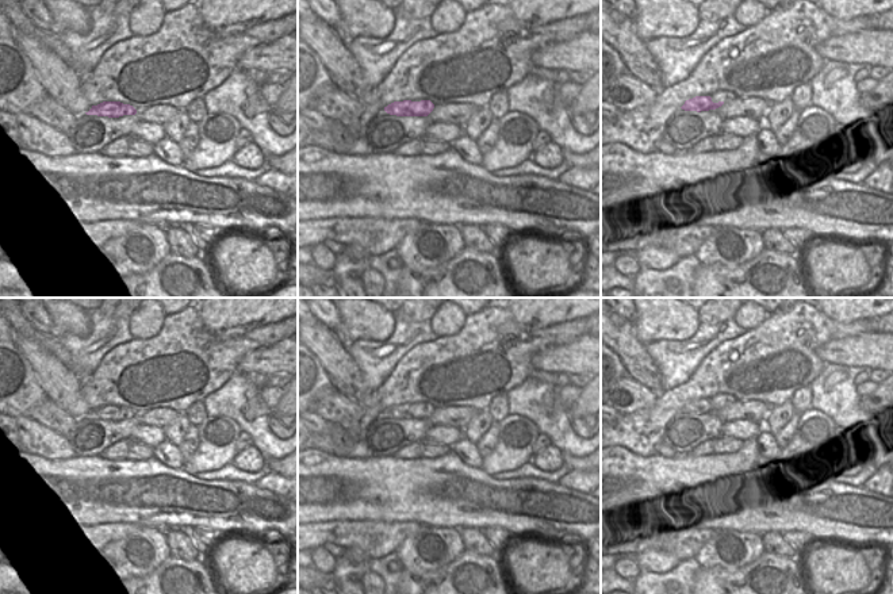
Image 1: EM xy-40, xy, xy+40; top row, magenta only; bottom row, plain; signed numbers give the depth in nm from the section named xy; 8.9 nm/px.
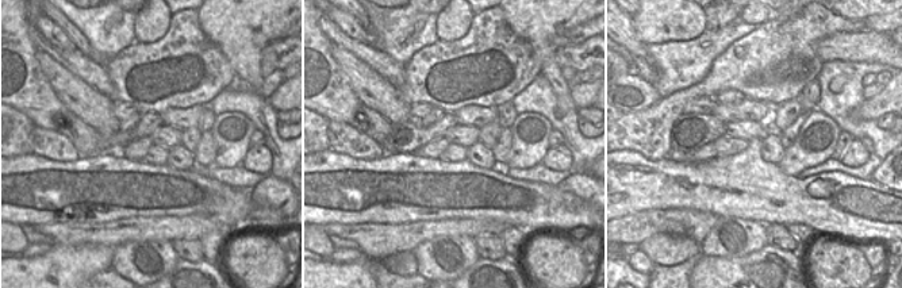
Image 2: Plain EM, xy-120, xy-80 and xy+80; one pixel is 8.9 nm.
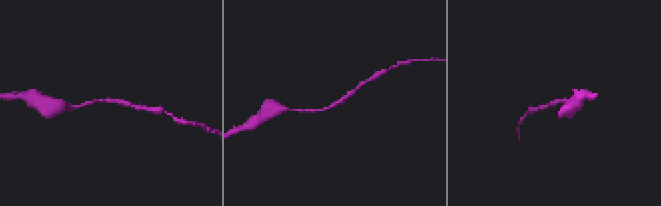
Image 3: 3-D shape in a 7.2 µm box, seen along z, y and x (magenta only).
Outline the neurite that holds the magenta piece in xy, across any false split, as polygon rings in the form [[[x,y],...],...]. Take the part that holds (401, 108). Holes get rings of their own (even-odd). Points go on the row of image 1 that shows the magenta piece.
[[[430,100],[421,101],[394,101],[384,107],[384,111],[390,115],[396,116],[428,116],[434,108],[434,104]]]

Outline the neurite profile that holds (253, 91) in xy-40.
[[[250,77],[248,78],[246,95],[253,115],[260,115],[262,111],[267,111],[268,114],[272,112],[272,107],[267,104],[261,95],[261,87],[257,83],[254,83]]]

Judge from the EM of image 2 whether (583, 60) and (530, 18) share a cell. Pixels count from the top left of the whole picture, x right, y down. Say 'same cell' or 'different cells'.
different cells

